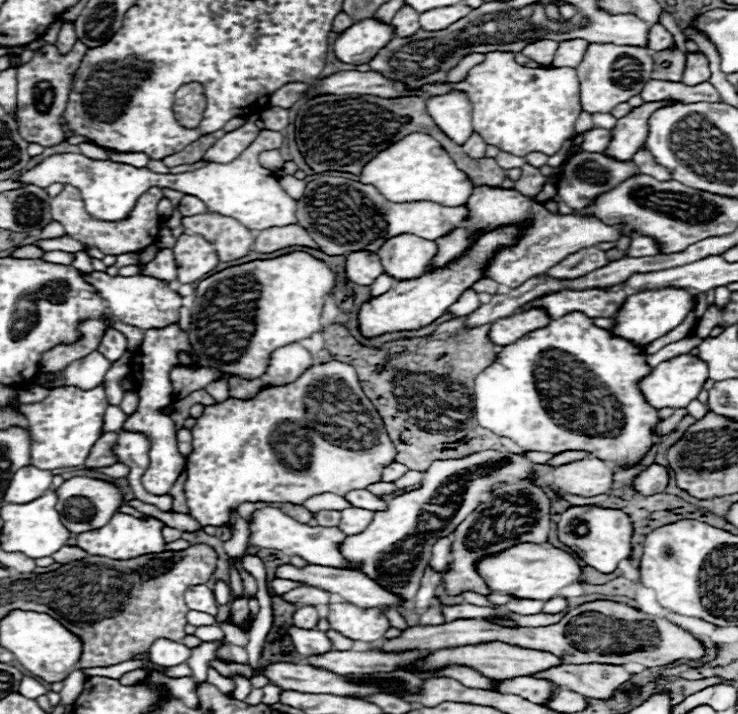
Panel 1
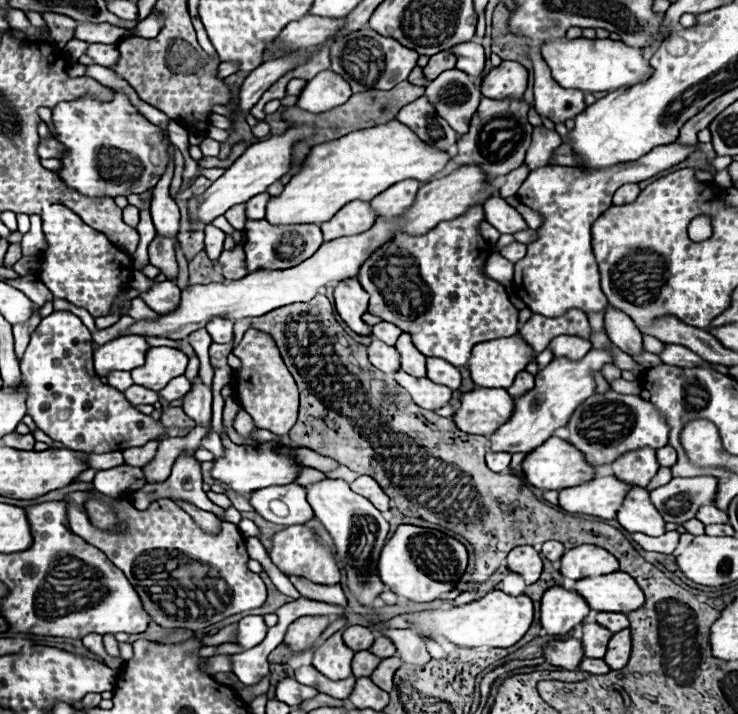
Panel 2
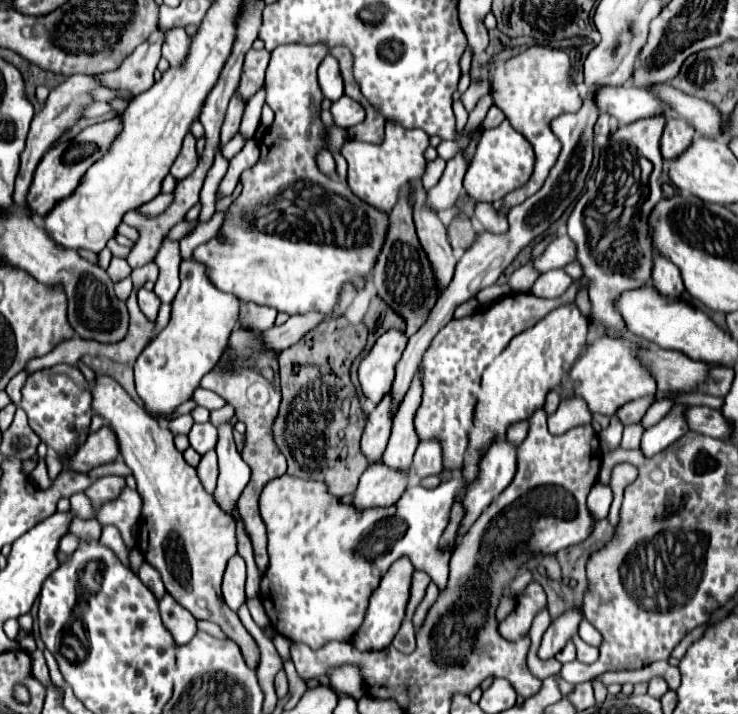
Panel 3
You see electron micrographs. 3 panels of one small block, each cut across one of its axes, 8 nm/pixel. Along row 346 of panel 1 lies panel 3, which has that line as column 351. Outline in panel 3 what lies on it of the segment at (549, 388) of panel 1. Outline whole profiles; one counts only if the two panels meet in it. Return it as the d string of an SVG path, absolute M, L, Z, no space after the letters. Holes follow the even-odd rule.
M290 474L270 480L260 494L260 516L268 528L268 568L260 582L260 602L276 632L292 642L308 644L312 650L326 646L330 640L350 642L364 622L368 600L378 588L380 578L388 572L390 564L400 556L410 556L412 564L426 570L432 582L442 592L448 582L450 552L440 552L440 536L450 520L450 508L456 494L464 488L462 478L442 482L438 488L428 490L410 486L394 506L358 510L352 504L342 504L328 492L324 482L302 480ZM392 520L402 520L406 530L394 528Z

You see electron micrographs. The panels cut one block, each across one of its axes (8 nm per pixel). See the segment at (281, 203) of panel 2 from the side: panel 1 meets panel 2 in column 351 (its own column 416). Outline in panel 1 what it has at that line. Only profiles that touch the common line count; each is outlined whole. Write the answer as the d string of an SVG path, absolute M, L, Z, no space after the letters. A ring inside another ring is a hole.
M410 134L390 146L388 150L380 152L364 170L360 172L362 184L372 184L388 202L402 204L402 202L436 202L440 206L464 206L468 196L472 194L472 186L468 176L456 168L452 158L444 152L444 148L428 134Z

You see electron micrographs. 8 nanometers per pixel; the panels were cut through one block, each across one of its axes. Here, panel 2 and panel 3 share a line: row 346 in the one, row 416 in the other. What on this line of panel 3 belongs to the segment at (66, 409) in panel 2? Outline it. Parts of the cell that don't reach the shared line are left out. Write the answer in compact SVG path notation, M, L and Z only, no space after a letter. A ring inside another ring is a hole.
M56 364L52 368L44 368L28 376L22 388L20 408L24 408L28 424L40 436L40 440L48 448L56 450L56 454L64 456L68 452L74 452L78 444L84 442L84 436L88 436L92 420L90 402L92 402L90 386L82 376L82 372L76 366Z

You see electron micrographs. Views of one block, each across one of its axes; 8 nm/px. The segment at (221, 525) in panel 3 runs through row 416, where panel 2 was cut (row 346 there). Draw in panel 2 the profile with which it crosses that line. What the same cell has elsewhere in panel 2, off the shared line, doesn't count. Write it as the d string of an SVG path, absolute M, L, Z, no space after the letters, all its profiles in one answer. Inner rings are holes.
M122 336L106 342L94 352L94 366L98 376L110 370L134 370L144 366L144 358L150 344L144 336Z

